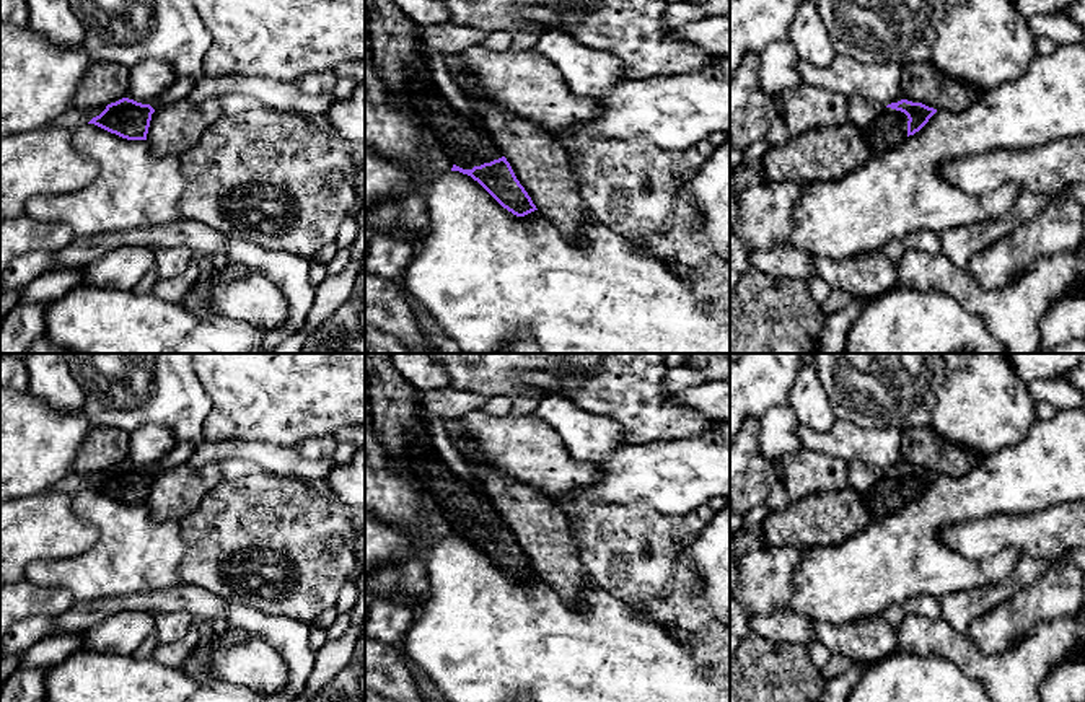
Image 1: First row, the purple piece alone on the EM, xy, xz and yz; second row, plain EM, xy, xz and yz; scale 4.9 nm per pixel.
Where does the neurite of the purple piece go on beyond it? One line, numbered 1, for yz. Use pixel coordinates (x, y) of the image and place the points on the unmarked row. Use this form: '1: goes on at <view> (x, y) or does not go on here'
1: goes on at yz (890, 494)

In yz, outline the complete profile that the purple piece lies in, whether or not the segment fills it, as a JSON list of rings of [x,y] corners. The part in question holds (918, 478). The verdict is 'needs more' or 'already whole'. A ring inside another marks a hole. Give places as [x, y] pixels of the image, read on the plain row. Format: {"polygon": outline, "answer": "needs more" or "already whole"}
{"polygon": [[[907,464],[888,469],[885,477],[863,494],[872,520],[898,511],[919,497],[935,477],[933,472]]], "answer": "needs more"}

